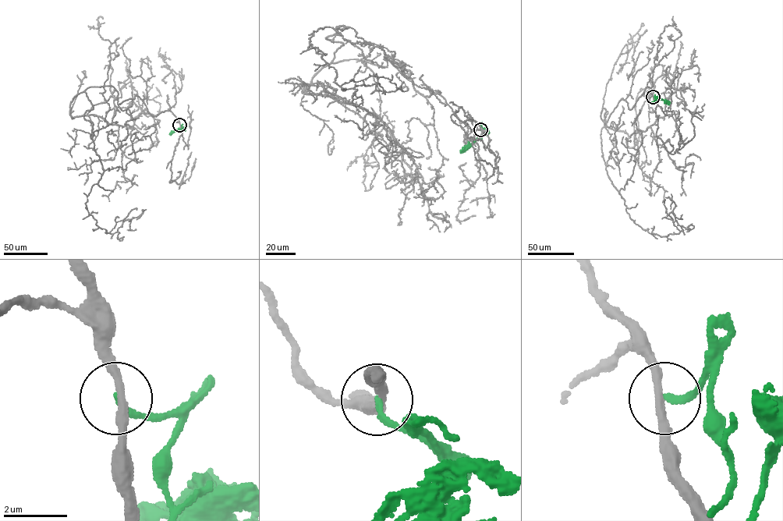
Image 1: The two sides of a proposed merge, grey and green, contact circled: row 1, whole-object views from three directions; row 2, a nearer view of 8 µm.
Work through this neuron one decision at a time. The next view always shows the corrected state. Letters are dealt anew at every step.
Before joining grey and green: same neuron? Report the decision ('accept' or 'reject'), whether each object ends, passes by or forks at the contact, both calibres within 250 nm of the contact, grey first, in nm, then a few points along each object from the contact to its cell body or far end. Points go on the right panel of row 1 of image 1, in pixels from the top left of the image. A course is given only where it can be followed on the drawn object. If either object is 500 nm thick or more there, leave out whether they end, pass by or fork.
reject | grey passes by | green ends | 240/190 nm | grey via (653, 97), (620, 100), (606, 123), (603, 108), (601, 156), (630, 217), (662, 236), (683, 230), (665, 197) | green via (653, 97), (654, 101), (657, 98), (669, 103)

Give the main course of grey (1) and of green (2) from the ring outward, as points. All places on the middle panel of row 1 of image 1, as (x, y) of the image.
1: (480, 129), (385, 57), (331, 62), (347, 26), (309, 38), (343, 90), (404, 81)
2: (480, 129), (483, 131), (483, 128), (483, 132), (461, 150)

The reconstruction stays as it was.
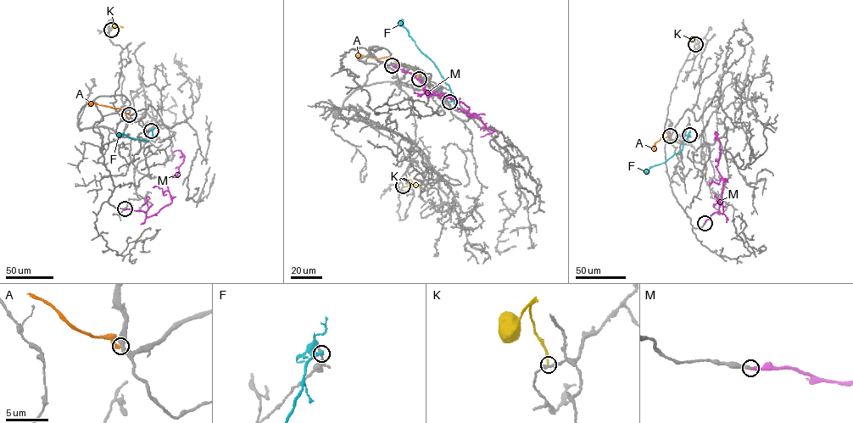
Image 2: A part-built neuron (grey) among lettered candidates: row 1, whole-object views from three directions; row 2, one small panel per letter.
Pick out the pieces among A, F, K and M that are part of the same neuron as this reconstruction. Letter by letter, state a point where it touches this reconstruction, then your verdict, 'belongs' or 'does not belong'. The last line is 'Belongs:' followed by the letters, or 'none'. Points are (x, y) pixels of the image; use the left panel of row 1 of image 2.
A: (129, 114) | does not belong
F: (151, 130) | does not belong
K: (111, 30) | does not belong
M: (125, 208) | belongs
Belongs: M

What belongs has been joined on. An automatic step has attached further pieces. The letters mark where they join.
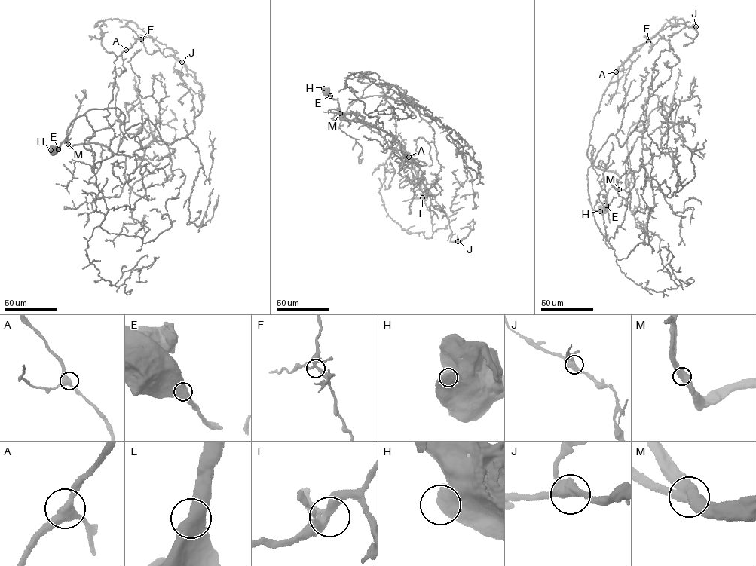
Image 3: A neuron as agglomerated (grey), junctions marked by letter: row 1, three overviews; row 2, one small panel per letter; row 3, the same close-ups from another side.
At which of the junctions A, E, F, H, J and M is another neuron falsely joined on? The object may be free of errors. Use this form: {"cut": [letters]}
{"cut": []}

